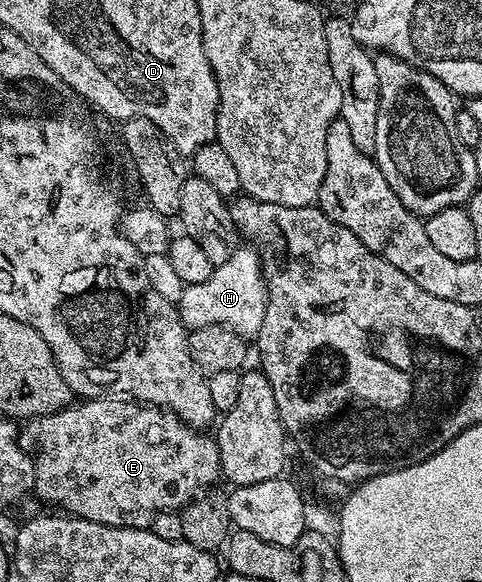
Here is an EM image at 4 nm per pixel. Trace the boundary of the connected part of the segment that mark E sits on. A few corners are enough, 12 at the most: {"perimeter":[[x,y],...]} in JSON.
{"perimeter":[[159,405],[41,416],[35,492],[147,526],[221,480],[215,436]]}

